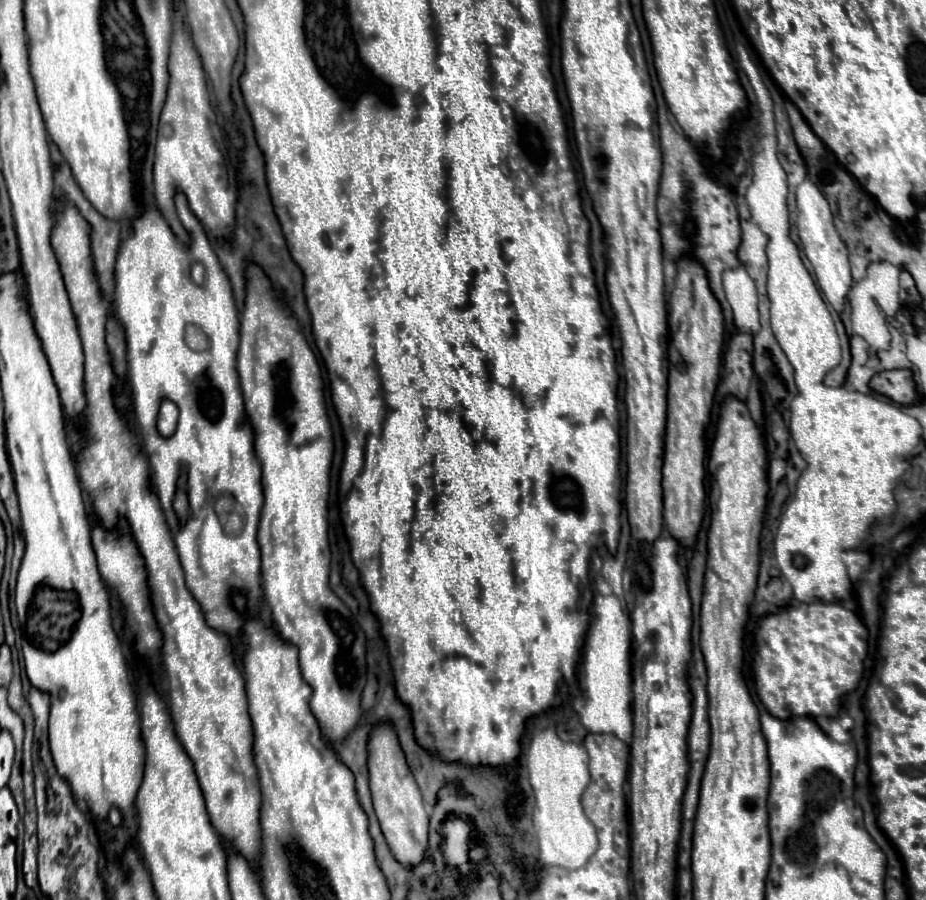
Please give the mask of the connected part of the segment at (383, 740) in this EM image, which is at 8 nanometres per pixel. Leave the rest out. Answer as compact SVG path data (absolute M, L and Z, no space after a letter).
M389 723L373 729L369 739L369 775L373 809L377 813L385 841L393 857L405 867L417 867L429 851L429 813L423 803L423 795L405 763L405 755L397 743L397 735Z

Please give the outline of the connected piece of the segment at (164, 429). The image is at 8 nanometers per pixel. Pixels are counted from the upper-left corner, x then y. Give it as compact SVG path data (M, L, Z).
M163 401L161 403L161 411L159 411L159 419L157 419L157 429L161 435L171 435L177 427L177 417L179 417L179 409L175 407L175 403L171 401Z

